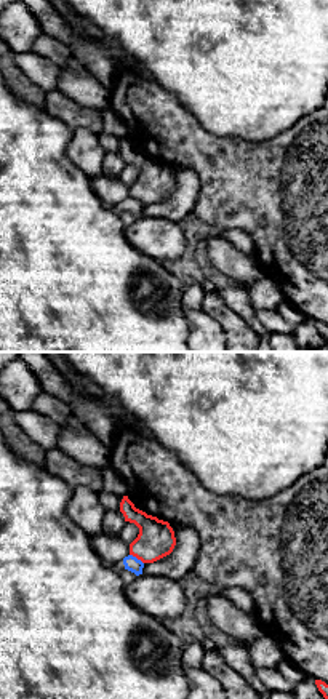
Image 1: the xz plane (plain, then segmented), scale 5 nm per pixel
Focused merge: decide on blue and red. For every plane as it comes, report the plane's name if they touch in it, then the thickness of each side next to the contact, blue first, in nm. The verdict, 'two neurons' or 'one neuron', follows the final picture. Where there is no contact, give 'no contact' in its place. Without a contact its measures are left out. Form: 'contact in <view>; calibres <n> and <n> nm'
contact in xz; calibres 80 and 190 nm

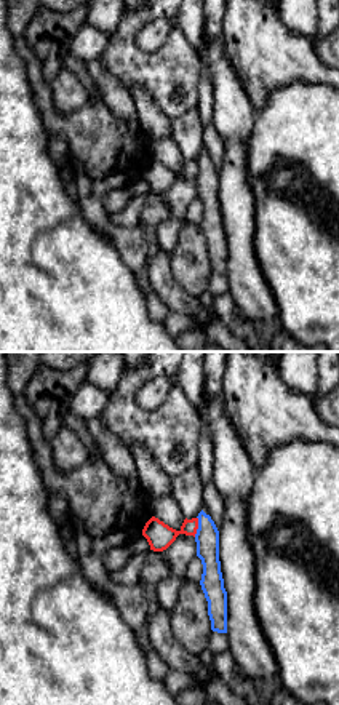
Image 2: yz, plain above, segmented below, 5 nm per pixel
contact in yz; calibres 120 and 140 nm

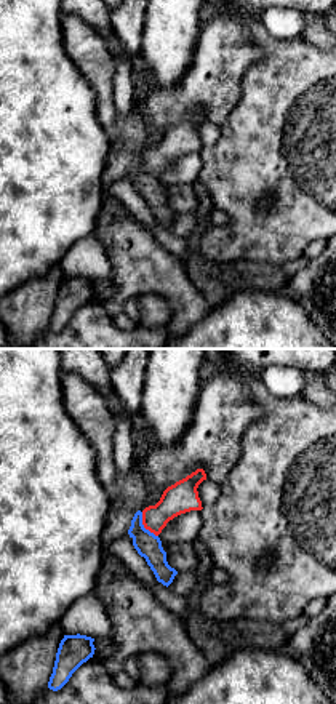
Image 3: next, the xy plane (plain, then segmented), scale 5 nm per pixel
contact in xy; calibres 130 and 160 nm

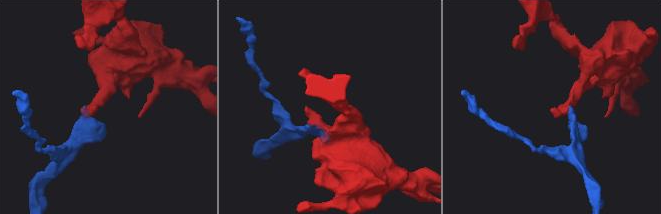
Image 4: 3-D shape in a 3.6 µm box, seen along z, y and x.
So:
two neurons

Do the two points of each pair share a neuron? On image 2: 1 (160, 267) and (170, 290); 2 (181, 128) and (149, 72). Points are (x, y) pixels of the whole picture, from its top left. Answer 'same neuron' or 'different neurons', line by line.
1: same neuron
2: different neurons

